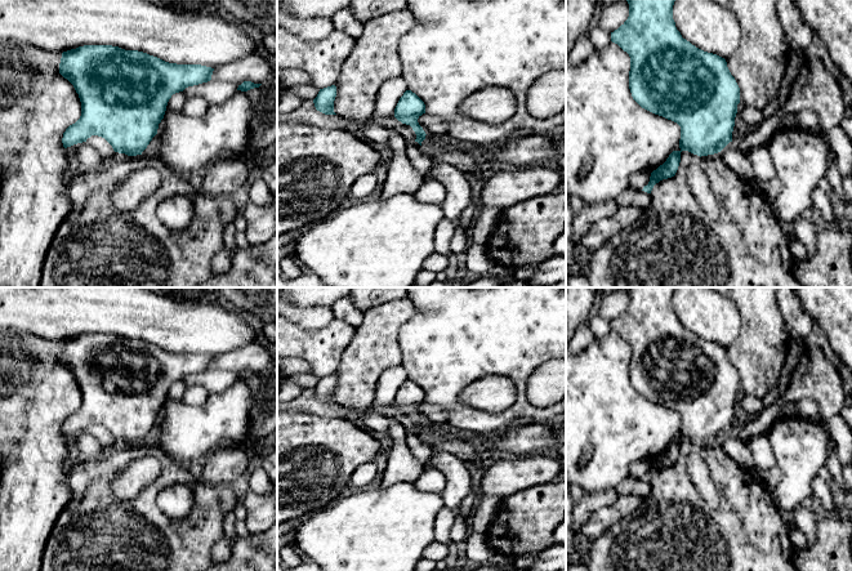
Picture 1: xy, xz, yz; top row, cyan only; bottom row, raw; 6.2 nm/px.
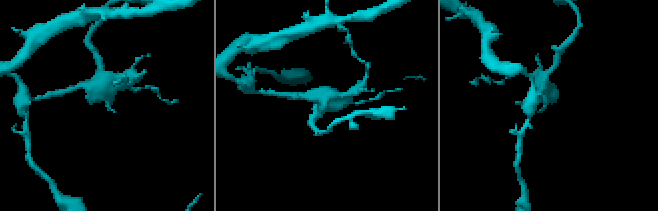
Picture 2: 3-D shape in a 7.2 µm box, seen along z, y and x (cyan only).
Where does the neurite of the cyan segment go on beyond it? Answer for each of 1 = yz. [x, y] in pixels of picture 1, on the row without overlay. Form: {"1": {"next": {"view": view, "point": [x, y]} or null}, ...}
{"1": {"next": null}}

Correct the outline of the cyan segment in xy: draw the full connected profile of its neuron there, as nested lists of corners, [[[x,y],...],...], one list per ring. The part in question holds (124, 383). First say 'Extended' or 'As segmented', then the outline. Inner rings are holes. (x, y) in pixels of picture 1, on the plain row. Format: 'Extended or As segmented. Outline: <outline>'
As segmented. Outline: [[[84,334],[62,342],[59,362],[75,376],[81,391],[80,407],[63,421],[63,436],[86,431],[92,424],[104,427],[115,441],[142,443],[157,423],[173,383],[211,369],[214,357],[177,353],[138,339],[112,334]]]

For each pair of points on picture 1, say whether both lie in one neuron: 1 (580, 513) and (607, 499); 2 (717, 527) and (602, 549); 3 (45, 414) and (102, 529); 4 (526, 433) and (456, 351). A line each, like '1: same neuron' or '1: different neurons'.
1: same neuron
2: same neuron
3: different neurons
4: different neurons

